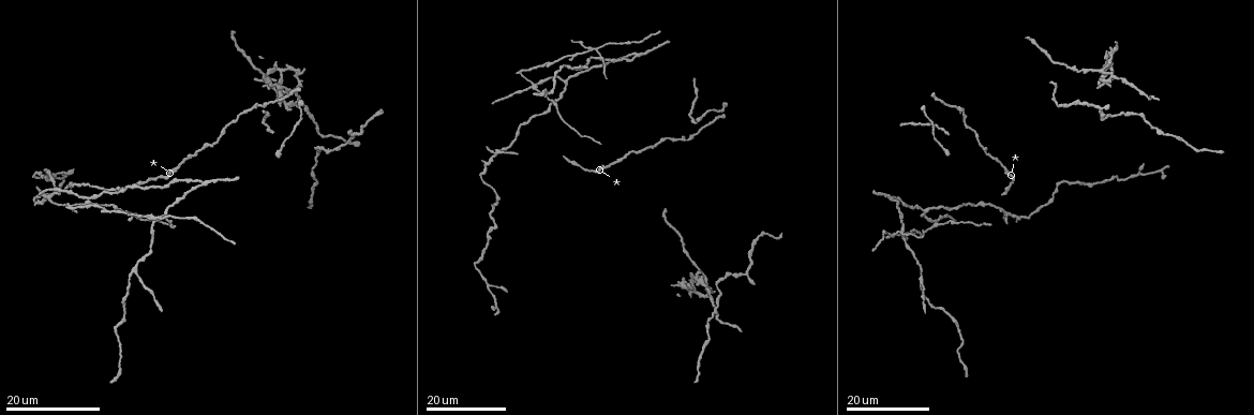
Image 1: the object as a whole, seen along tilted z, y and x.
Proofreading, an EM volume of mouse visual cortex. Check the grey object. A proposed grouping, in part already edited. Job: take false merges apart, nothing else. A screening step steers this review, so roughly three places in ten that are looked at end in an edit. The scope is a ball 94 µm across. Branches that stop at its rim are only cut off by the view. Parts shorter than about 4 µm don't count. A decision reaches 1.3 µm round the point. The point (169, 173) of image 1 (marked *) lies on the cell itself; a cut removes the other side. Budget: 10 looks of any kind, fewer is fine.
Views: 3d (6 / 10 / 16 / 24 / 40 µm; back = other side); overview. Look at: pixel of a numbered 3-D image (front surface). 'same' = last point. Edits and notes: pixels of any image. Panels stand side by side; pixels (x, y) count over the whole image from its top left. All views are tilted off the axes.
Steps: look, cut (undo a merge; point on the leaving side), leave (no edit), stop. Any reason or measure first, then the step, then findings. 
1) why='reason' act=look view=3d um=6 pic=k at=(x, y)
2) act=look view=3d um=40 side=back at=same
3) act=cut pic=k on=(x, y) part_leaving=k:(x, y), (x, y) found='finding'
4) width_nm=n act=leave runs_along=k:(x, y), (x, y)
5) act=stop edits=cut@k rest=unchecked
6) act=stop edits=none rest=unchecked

act=look view=3d um=16 pic=1 at=(133, 272)

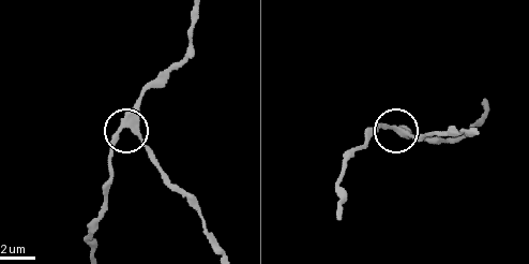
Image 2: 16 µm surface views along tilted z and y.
why='closer look' act=look view=3d um=6 pic=2 at=(129, 125)

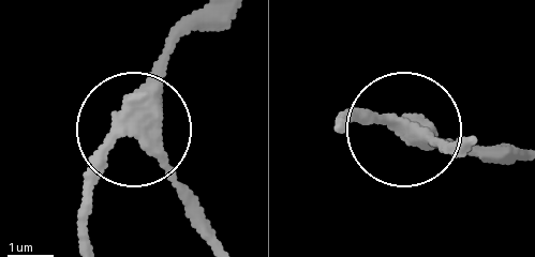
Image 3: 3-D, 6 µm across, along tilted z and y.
arms=3 act=leave runs_along=3:(203, 14), (173, 48), (136, 138), (203, 208) found='all the same cell'

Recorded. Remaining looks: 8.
why='four arms meet' act=look view=3d um=24 pic=1 at=(598, 58)

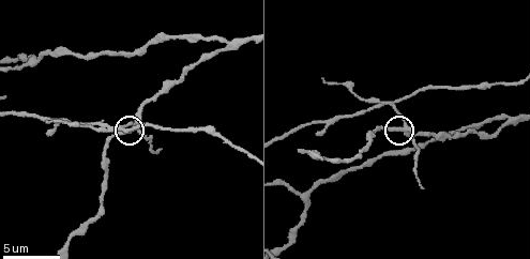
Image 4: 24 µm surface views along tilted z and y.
act=look view=3d um=10 pic=4 at=(404, 131)

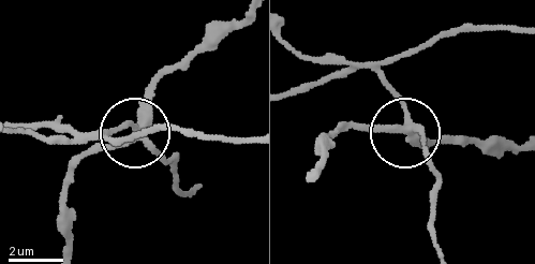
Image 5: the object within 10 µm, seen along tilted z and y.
side_arm_um=10 act=cut pic=5 on=(116, 129) part_leaving=5:(409, 125), (396, 94), (367, 68), (346, 66), (293, 87) found='two cells meet here'

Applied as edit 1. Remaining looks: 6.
act=look view=overview

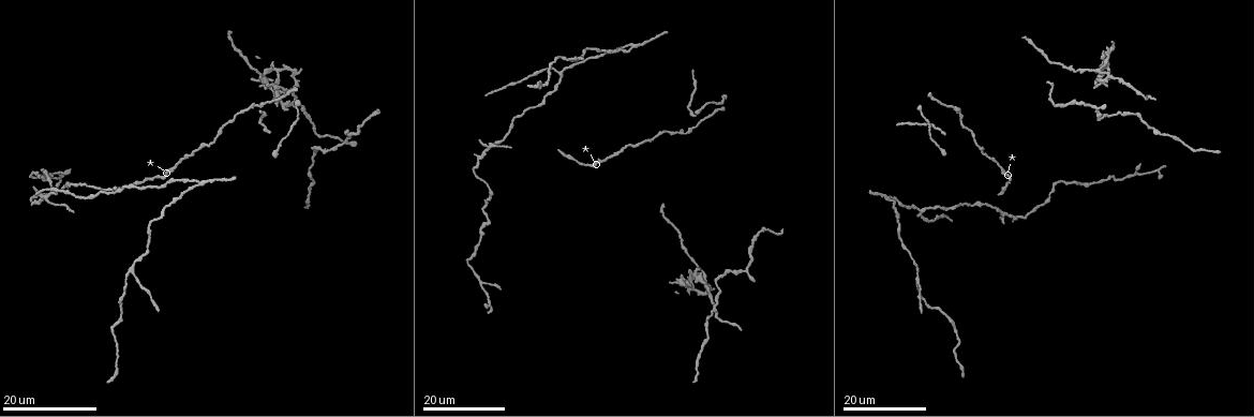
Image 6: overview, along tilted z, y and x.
act=look view=3d um=24 pic=6 at=(926, 222)

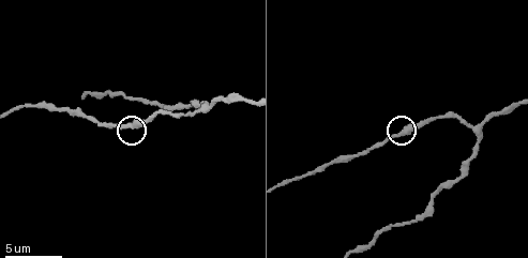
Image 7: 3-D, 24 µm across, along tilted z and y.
act=look view=3d um=10 pic=7 at=(396, 137)

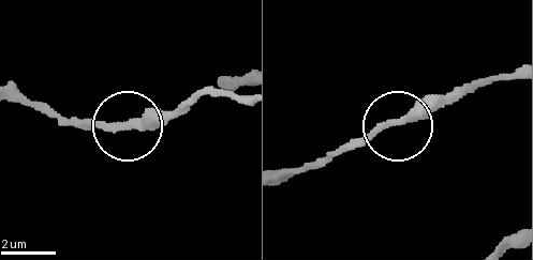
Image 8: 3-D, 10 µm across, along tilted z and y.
why='zoom in' act=look view=3d um=6 pic=8 at=(126, 125)

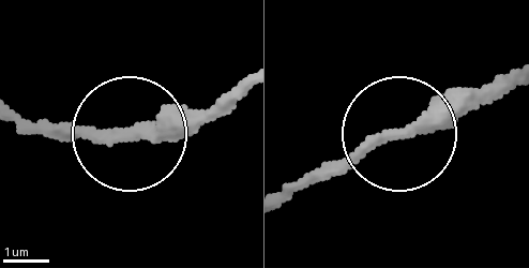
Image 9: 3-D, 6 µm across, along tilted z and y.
act=leave runs_along=9:(236, 92), (139, 130), (46, 133) found='one cell here'

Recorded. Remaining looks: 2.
why='calibre changes' act=look view=3d um=24 pic=6 at=(1109, 118)

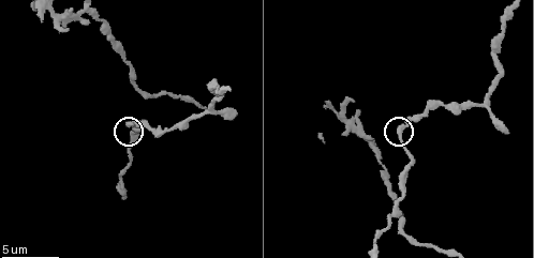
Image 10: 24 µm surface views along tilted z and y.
act=look view=3d um=10 pic=10 at=(400, 131)

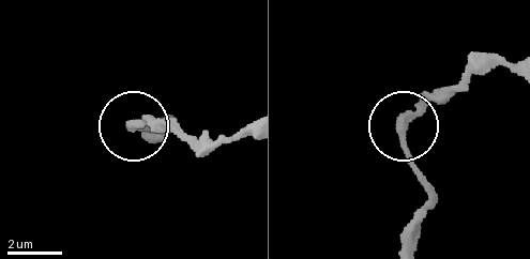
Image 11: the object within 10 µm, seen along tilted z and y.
act=leave runs_along=11:(520, 63), (471, 69), (412, 119), (405, 146), (424, 185) found='all the same cell'

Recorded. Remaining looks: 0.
act=stop edits=cut@5 rest=unchecked

